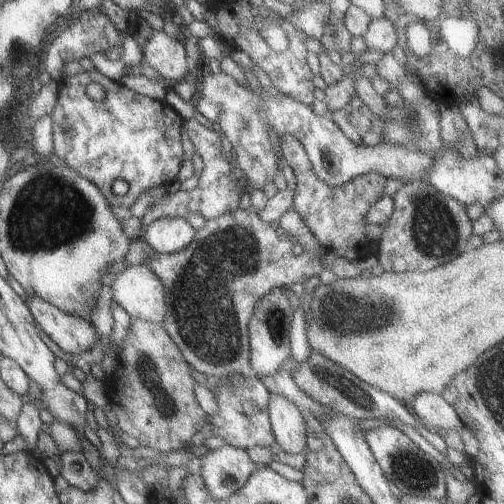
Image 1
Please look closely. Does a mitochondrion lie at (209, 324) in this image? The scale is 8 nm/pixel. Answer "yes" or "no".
yes

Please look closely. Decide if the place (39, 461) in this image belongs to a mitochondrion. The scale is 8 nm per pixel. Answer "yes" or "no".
no

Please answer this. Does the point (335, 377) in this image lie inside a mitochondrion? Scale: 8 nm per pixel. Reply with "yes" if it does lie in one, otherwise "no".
yes

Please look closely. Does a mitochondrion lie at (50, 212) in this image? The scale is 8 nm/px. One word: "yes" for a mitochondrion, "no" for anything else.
yes

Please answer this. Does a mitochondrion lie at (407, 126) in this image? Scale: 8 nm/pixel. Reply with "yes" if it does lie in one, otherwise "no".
yes

